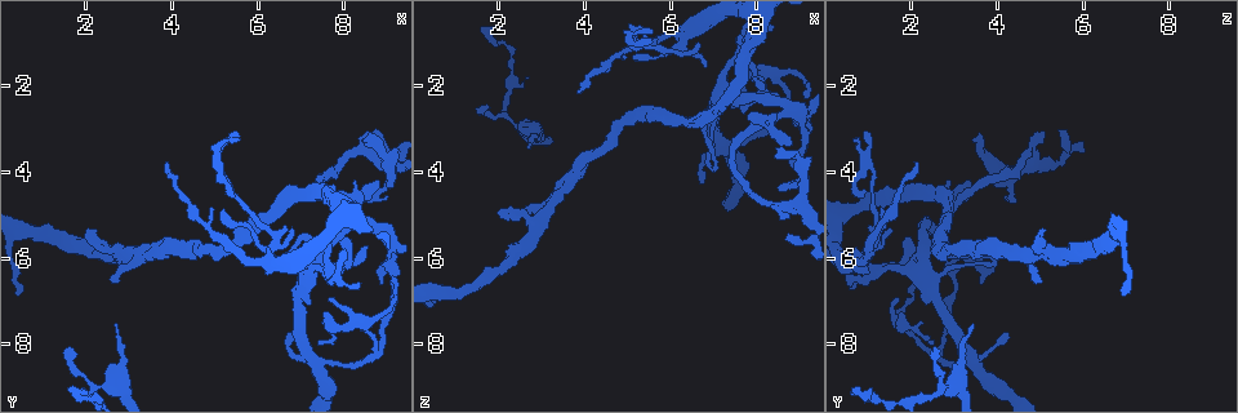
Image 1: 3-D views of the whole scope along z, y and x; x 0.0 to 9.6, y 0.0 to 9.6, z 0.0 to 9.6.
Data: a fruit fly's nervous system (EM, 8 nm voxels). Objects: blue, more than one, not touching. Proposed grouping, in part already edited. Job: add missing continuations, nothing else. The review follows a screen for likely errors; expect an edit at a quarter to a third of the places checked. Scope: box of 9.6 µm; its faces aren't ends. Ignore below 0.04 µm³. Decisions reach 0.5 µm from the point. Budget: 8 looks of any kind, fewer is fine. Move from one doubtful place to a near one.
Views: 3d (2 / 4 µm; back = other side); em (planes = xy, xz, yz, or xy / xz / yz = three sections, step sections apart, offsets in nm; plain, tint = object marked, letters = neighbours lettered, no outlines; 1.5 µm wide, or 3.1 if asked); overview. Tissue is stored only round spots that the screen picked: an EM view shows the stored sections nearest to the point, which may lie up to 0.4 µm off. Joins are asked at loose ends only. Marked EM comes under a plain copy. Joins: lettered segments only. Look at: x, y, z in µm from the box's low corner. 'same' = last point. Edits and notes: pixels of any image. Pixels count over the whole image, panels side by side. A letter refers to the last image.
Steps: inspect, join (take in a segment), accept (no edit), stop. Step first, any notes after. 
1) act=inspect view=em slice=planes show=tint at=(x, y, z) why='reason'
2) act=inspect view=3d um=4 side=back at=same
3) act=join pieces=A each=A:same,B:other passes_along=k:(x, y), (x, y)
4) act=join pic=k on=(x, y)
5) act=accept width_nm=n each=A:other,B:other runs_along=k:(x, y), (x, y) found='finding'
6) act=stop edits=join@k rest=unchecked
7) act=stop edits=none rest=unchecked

act=inspect view=em slice=xz step=8 show=tint at=(2.65, 6.50, 5.00) why='an open end'

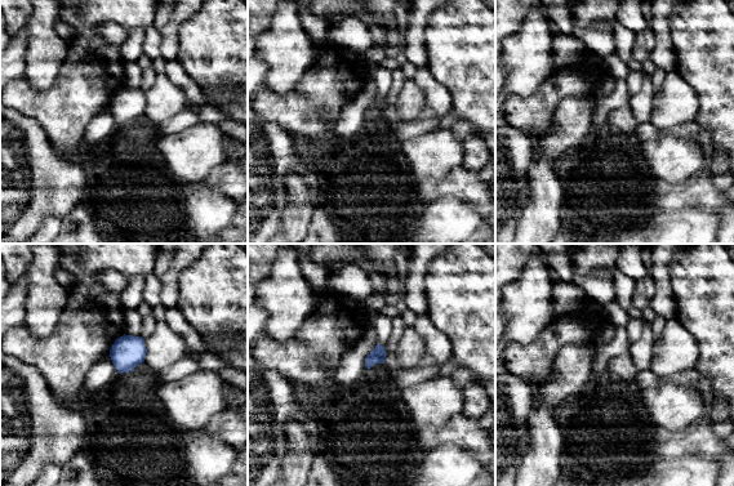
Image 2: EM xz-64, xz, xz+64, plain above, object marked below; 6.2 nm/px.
act=inspect view=em slice=planes show=tint at=same why='another direction'

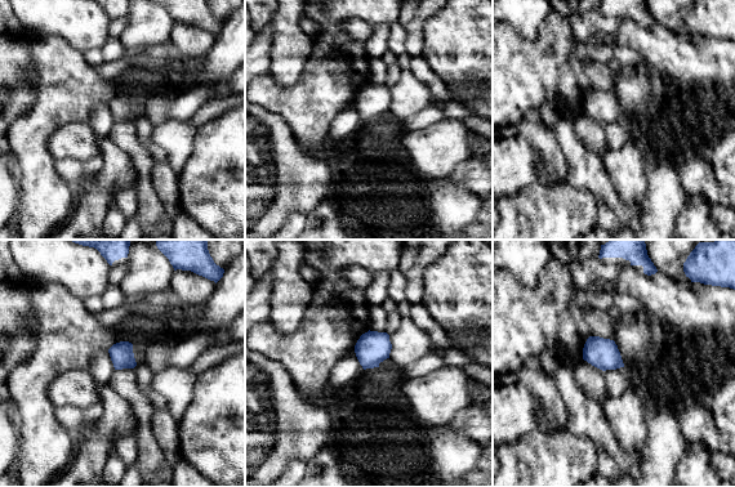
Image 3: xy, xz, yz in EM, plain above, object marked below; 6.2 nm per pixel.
act=inspect view=em slice=planes show=letters at=same

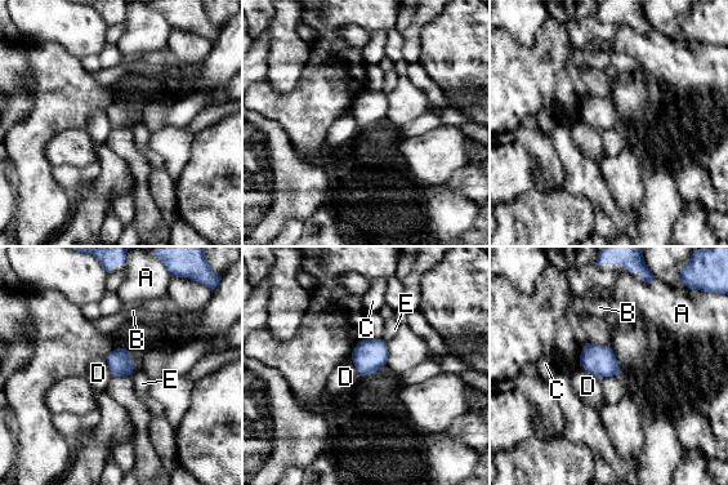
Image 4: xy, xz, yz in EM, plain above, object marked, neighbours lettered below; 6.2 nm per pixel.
act=accept width_nm=150 longest_contact=D:150nm each=A:other,B:other,C:other,D:other,E:other found='no lettered segment goes on from it'

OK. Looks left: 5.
act=inspect view=3d um=4 side=back at=(8.50, 3.20, 3.45) why='branch stops here'

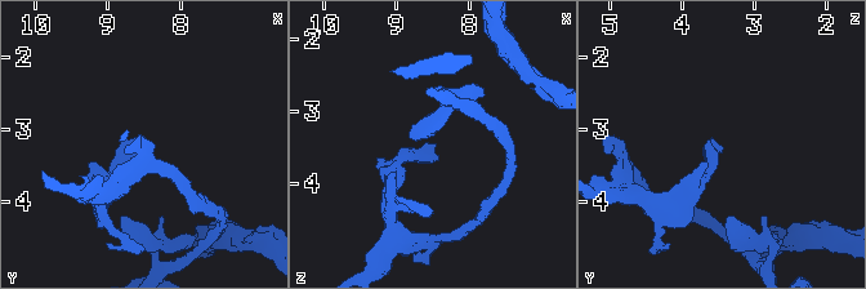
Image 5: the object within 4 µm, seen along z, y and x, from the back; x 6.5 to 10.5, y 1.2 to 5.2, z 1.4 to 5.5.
act=inspect view=em slice=planes show=letters at=(8.50, 3.25, 3.40)

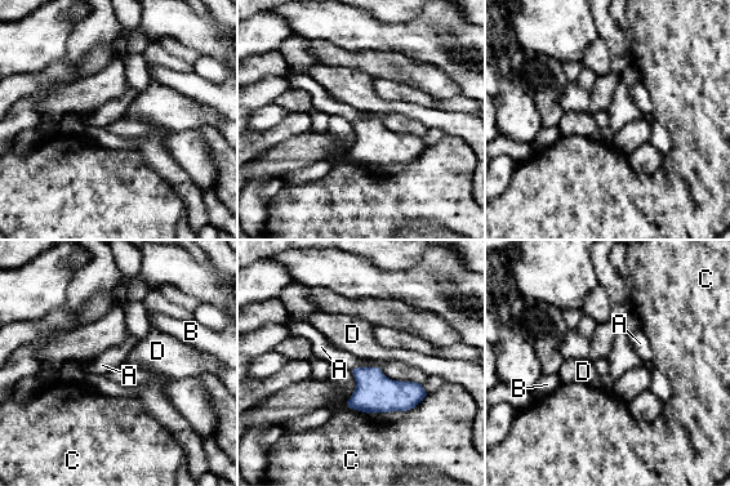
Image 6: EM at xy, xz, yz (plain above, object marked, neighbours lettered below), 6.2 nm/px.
act=accept each=A:other,B:other,C:other,D:other border=6:(363, 366), (356, 366), (352, 370) found='none of them fits'

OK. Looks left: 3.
act=inspect view=em slice=planes show=letters at=(7.60, 7.30, 1.75) why='branch stops here'

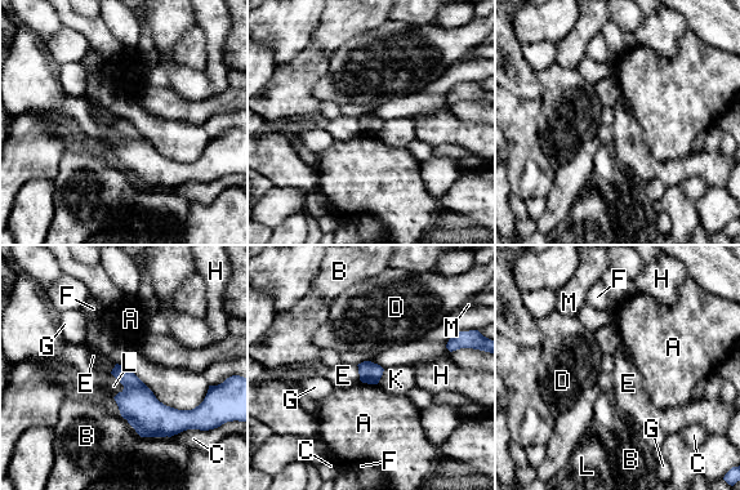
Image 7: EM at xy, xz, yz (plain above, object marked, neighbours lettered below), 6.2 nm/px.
act=accept each=A:other,B:other,C:other,D:other,E:other,F:other,G:other,H:other,K:other,L:other,M:other border=7:(110, 373), (123, 386), (114, 397) found='no lettered segment goes on from it'

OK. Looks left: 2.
act=stop edits=none rest=unchecked

